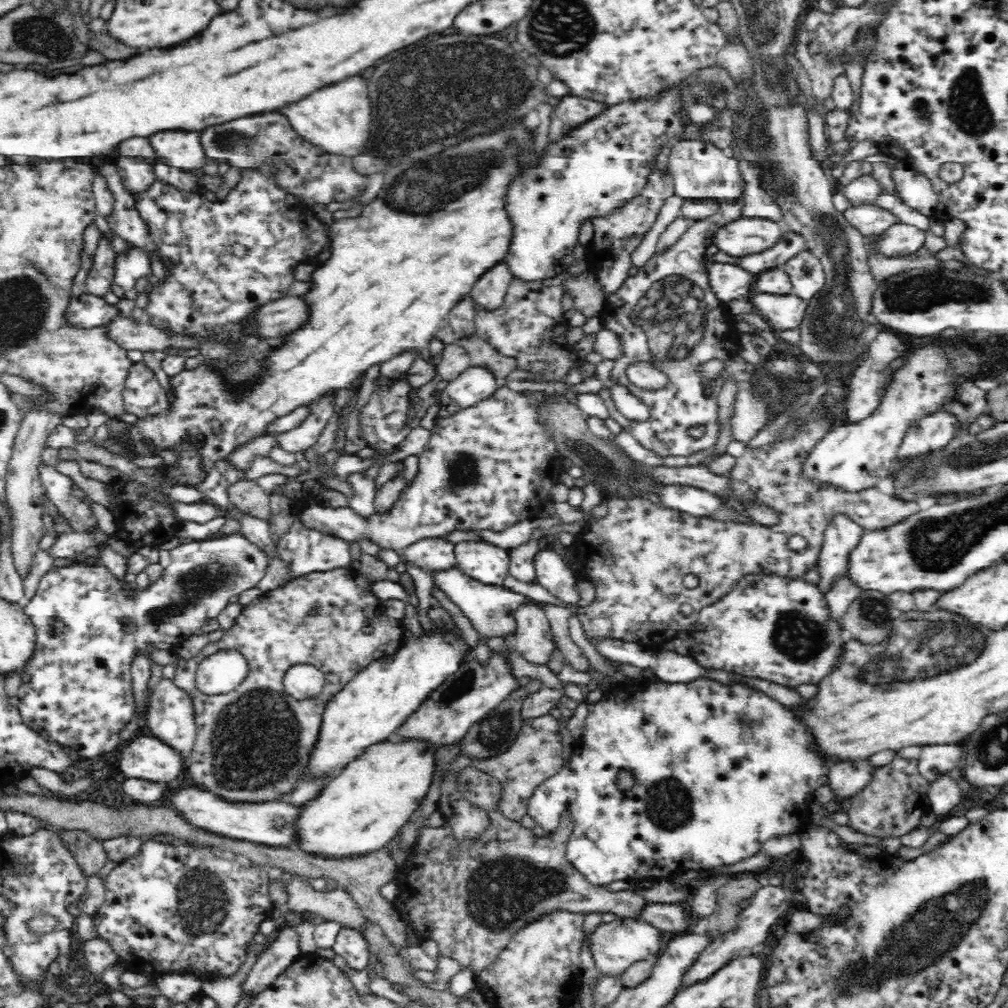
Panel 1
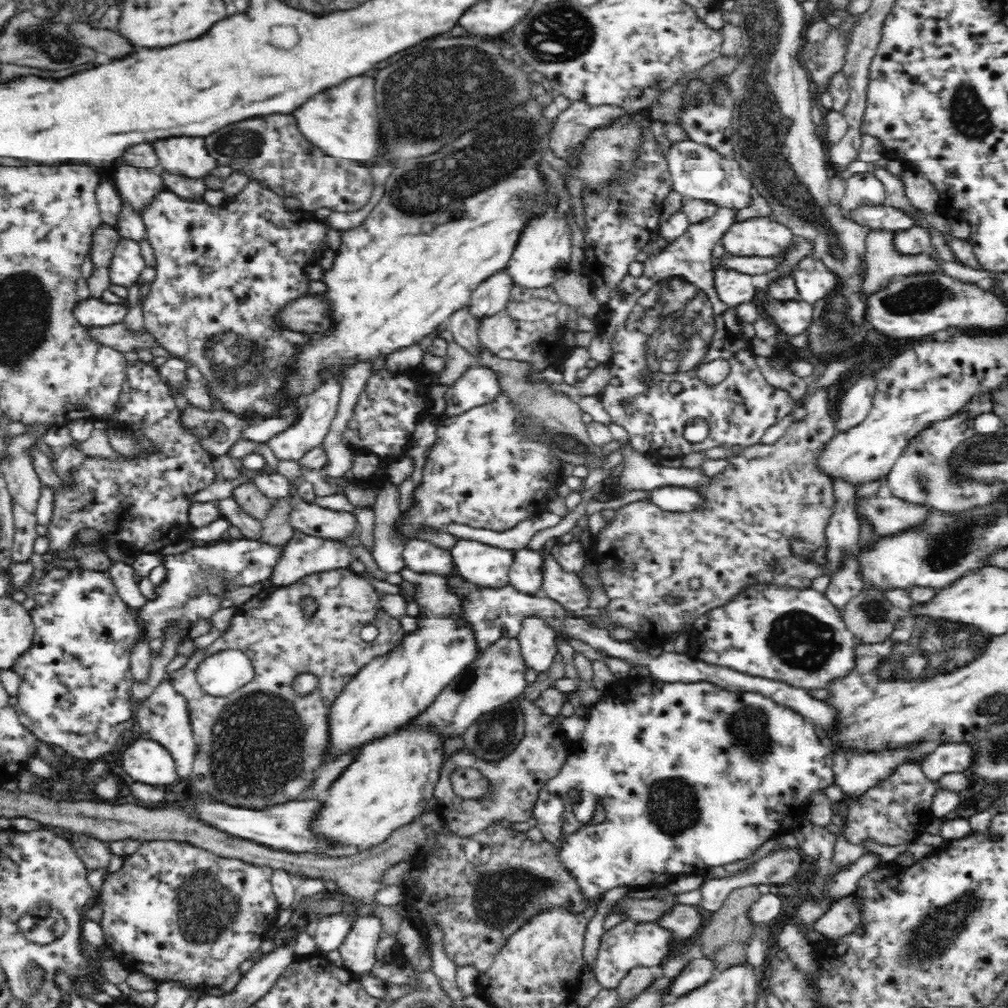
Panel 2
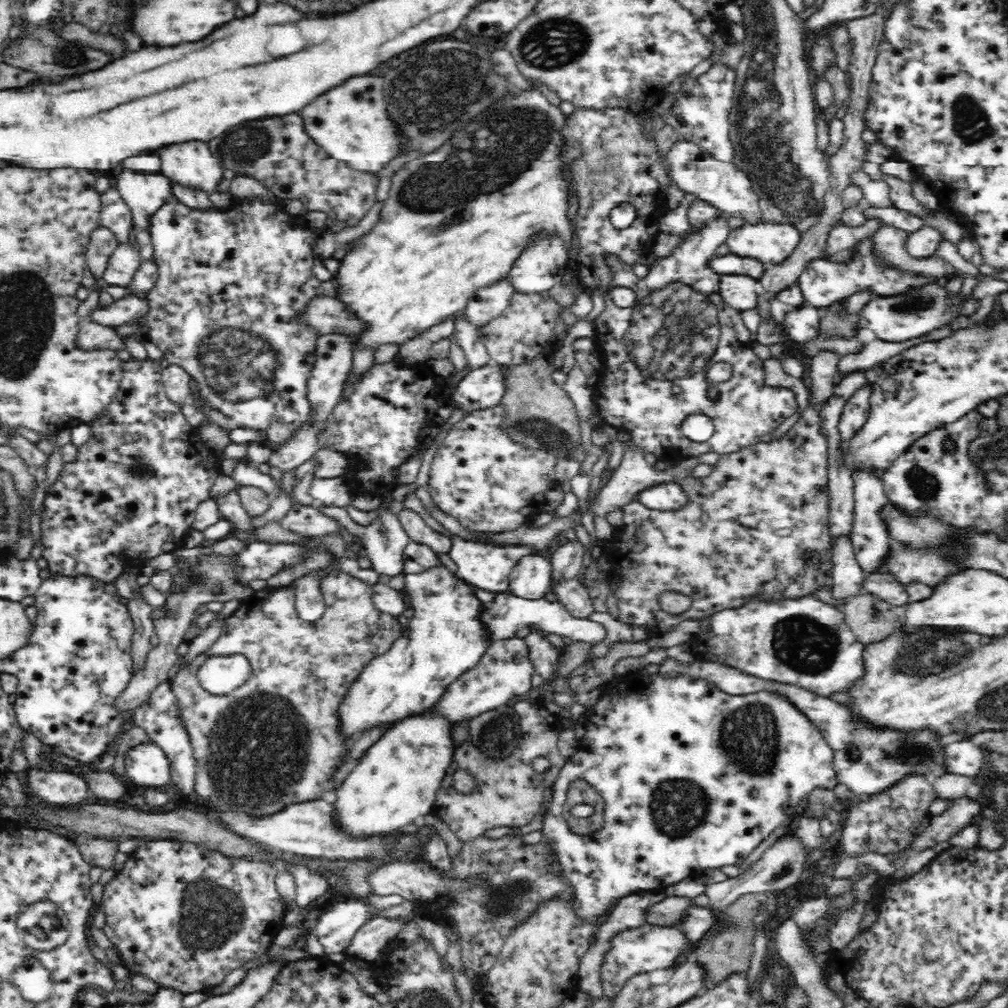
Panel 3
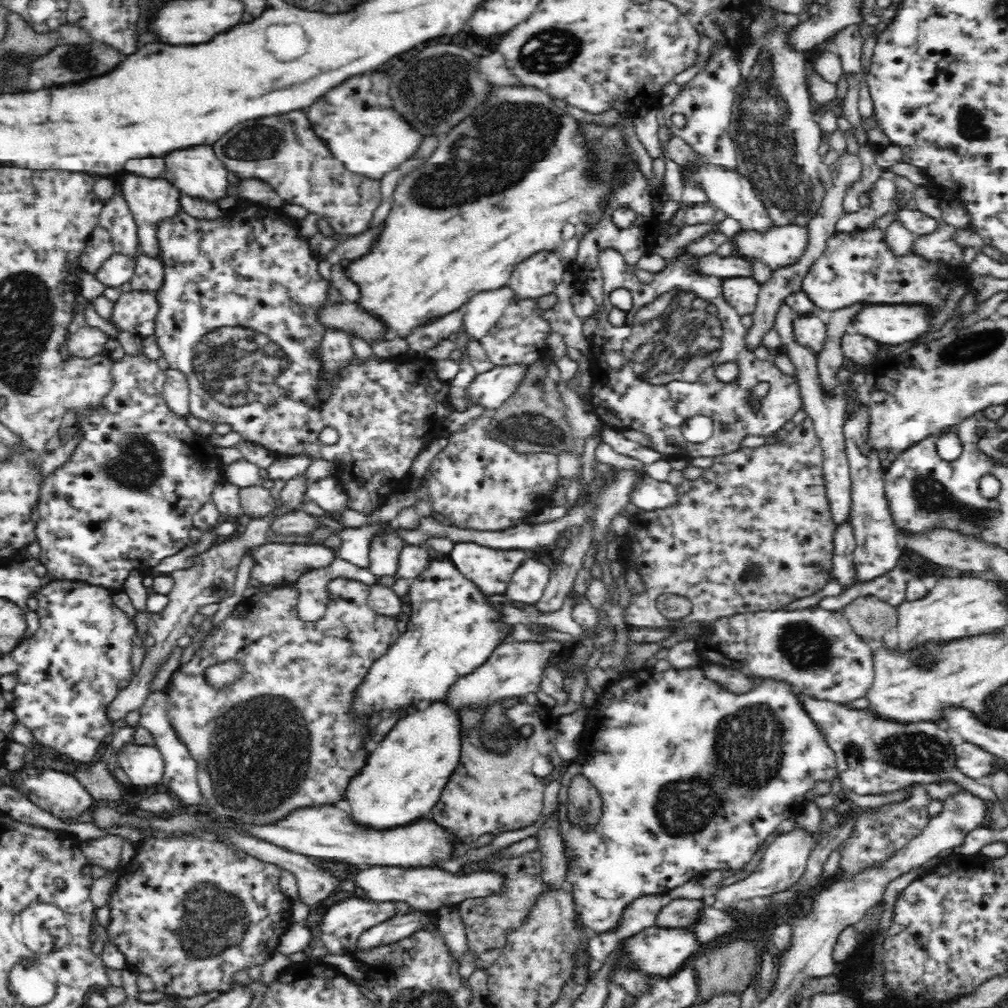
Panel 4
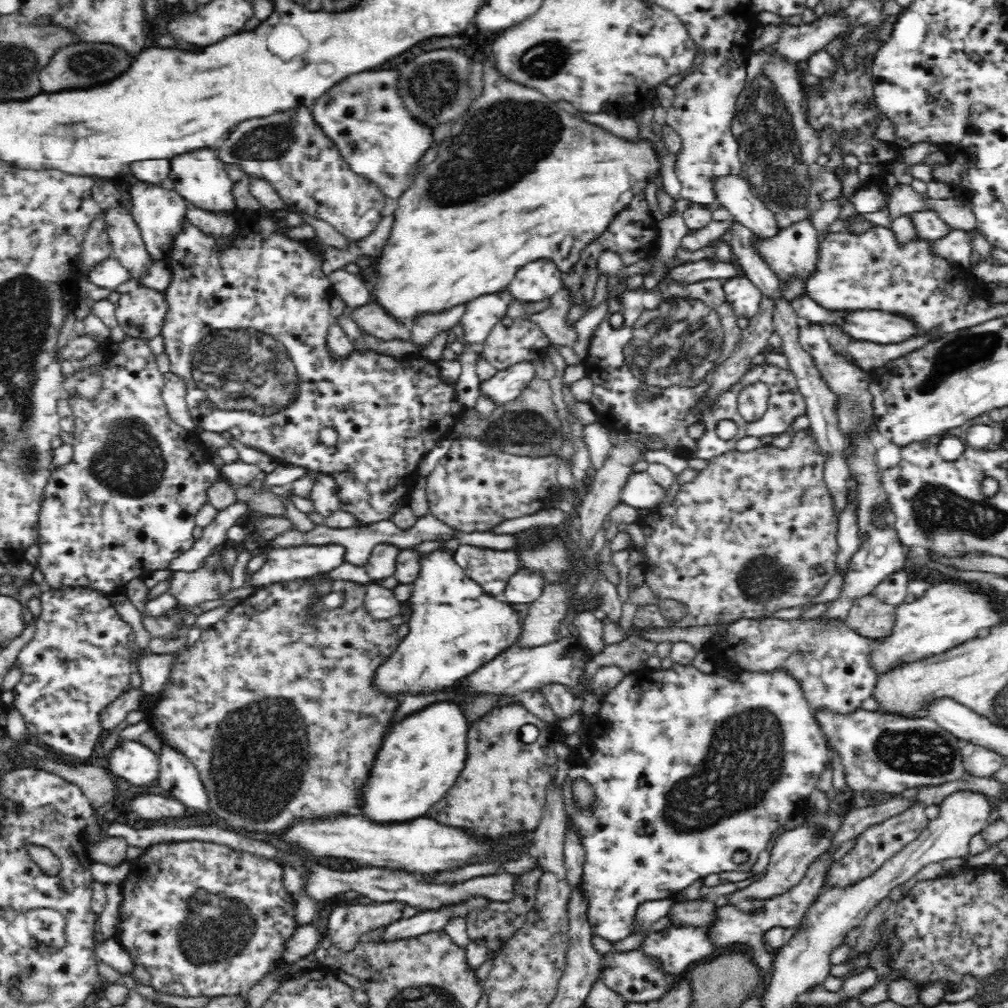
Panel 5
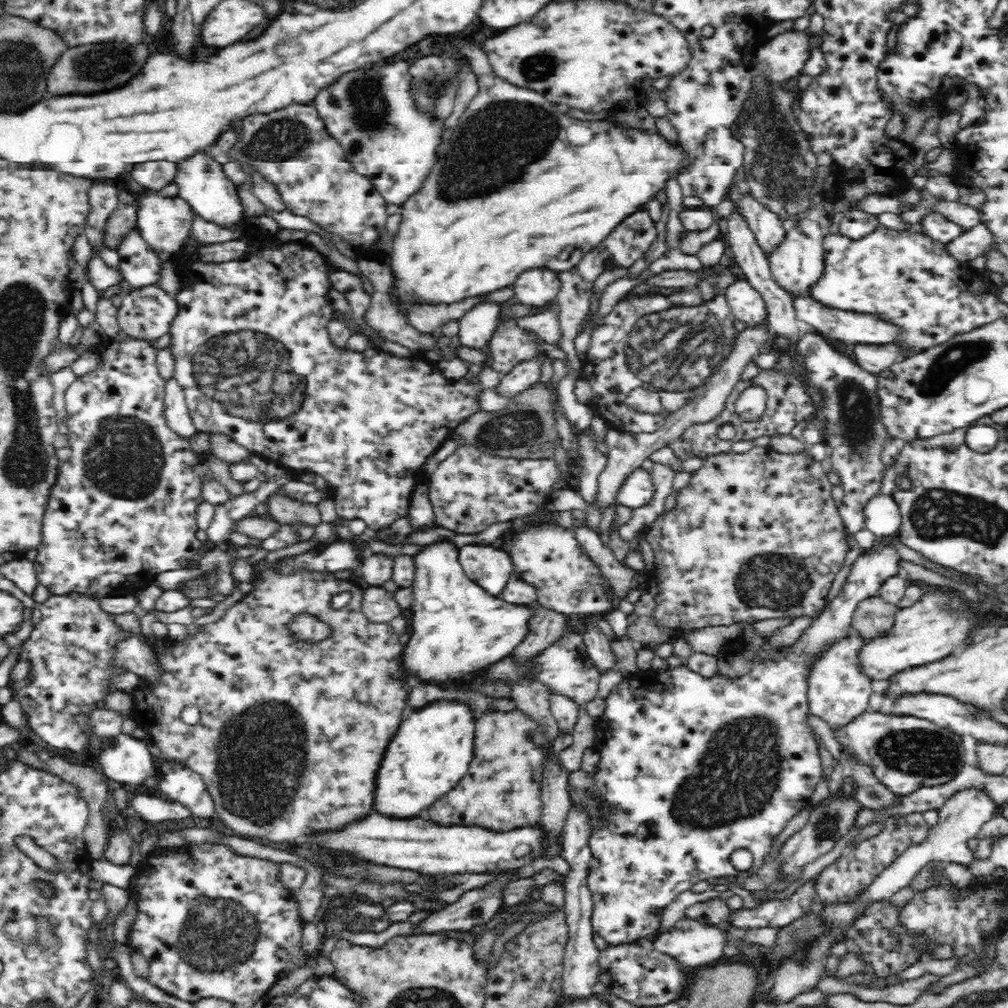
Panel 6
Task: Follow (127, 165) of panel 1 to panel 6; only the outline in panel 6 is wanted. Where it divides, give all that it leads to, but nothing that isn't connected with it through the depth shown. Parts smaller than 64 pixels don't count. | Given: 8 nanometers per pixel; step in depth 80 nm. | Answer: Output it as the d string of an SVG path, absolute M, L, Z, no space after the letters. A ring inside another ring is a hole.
M144 189L134 193L137 200L135 227L148 243L150 250L162 261L168 261L180 252L182 245L191 232L194 212L189 204L178 194L172 197L162 196L159 191Z

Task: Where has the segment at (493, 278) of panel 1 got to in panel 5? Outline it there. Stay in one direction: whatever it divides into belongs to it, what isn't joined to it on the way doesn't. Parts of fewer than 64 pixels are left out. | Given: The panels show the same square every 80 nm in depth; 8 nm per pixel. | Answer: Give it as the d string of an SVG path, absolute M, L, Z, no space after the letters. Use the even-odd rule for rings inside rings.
M506 288L469 300L465 304L465 313L460 322L466 342L480 348L513 299L512 293Z

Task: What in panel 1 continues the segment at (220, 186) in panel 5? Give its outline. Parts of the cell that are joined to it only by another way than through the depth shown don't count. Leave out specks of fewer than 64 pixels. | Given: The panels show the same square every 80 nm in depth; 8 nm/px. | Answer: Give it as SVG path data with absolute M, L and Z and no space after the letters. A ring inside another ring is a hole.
M162 130L150 136L150 144L156 154L166 163L190 172L200 170L204 165L204 152L198 142L198 132L194 130Z

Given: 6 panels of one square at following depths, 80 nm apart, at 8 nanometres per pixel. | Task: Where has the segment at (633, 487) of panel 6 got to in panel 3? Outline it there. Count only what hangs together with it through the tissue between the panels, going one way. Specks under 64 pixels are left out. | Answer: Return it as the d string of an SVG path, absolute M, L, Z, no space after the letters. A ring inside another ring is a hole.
M668 482L656 484L652 488L646 488L636 495L638 501L642 501L648 508L670 512L684 508L690 504L690 495L684 491L679 483Z

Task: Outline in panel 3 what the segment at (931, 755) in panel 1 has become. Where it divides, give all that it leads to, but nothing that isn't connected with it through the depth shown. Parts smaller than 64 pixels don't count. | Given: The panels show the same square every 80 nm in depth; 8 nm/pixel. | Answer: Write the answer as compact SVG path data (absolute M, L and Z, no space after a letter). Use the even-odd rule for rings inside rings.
M970 740L954 742L943 746L941 766L944 773L975 777L986 766L986 755L982 747Z

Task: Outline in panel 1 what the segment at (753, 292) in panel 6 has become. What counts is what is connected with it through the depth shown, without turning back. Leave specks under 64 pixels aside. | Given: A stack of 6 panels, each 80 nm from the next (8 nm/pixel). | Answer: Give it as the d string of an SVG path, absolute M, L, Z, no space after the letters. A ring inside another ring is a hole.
M711 261L706 264L709 287L723 303L749 297L753 274L738 264Z

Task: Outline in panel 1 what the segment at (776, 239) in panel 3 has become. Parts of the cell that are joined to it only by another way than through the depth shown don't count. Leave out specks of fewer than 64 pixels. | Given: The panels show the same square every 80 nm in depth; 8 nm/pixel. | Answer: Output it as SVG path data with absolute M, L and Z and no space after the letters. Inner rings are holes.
M742 216L725 228L716 230L712 243L724 254L745 257L766 250L781 234L782 230L778 224L770 220Z

